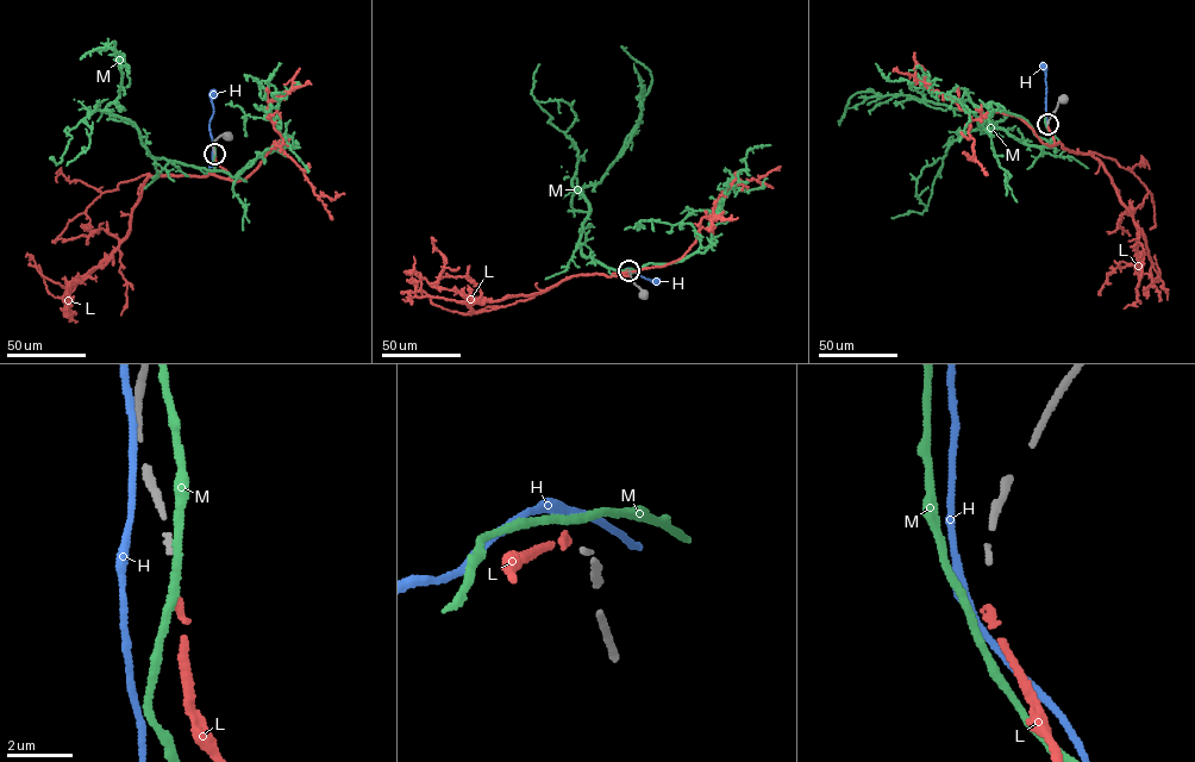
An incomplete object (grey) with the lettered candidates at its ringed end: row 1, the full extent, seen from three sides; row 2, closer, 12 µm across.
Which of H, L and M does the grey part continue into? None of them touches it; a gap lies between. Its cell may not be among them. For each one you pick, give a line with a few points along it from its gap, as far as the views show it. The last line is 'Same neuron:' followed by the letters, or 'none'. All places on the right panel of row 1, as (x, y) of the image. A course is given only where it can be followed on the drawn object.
L: via (1048, 126), (1055, 143), (1093, 156), (1105, 167), (1143, 233), (1150, 273), (1134, 273), (1137, 255)
Same neuron: L

